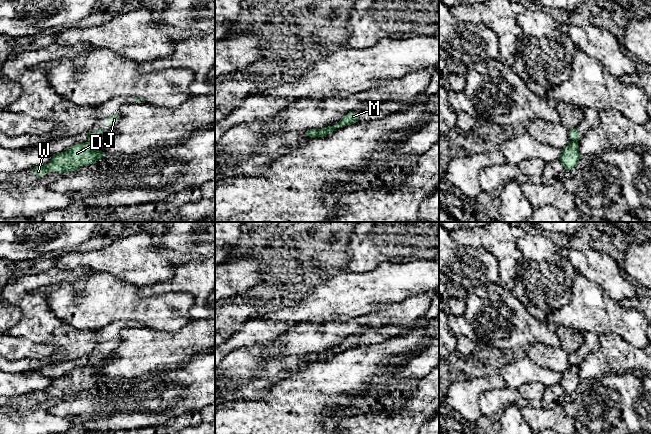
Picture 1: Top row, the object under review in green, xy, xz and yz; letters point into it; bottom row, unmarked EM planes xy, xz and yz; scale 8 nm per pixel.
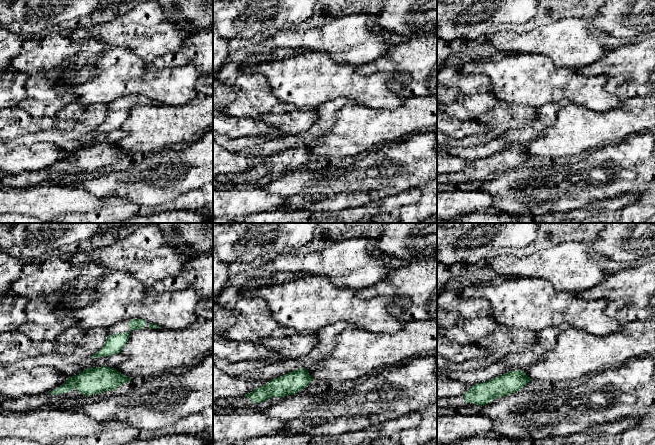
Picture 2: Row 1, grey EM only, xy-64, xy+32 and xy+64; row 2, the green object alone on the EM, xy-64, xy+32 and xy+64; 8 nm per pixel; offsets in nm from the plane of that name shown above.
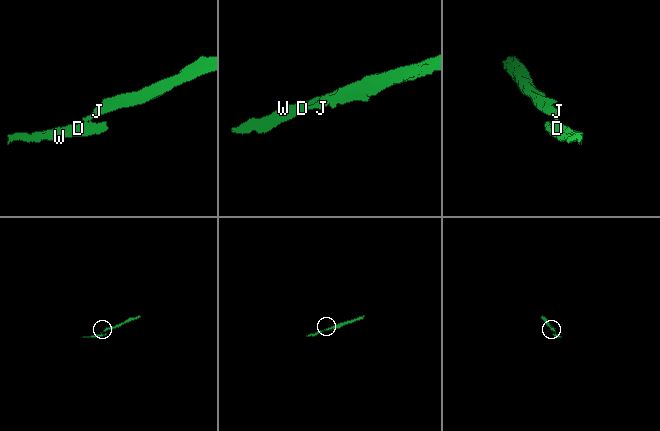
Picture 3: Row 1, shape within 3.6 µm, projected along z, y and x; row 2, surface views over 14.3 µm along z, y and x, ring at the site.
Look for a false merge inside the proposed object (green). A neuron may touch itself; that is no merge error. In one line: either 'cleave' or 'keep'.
cleave

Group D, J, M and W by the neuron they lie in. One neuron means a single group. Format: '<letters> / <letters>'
D M W / J

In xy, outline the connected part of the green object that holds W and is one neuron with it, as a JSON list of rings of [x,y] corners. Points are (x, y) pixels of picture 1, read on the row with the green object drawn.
[[[99,141],[76,143],[68,150],[54,154],[48,164],[34,167],[31,171],[38,177],[54,171],[58,173],[76,171],[80,167],[95,163],[105,155],[98,150],[99,143]]]

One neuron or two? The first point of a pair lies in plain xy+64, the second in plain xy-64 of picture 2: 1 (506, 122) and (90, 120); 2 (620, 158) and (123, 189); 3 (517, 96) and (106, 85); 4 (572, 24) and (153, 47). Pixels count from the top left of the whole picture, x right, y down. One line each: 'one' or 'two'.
1: one
2: one
3: one
4: one

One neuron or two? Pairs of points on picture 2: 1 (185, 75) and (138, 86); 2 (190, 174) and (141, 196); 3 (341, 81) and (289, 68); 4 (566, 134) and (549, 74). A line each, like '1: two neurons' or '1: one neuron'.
1: one neuron
2: one neuron
3: one neuron
4: two neurons

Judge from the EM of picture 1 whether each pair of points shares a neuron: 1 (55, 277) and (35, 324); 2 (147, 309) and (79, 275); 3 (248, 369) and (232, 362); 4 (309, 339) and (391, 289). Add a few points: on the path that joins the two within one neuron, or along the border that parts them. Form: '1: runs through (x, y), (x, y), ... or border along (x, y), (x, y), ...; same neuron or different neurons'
1: runs through (38, 281), (23, 289), (23, 293), (34, 307); same neuron
2: border along (93, 272), (81, 280), (62, 283); different neurons
3: runs through (244, 365), (241, 362), (236, 362); same neuron
4: border along (363, 314), (346, 321), (317, 323); different neurons

